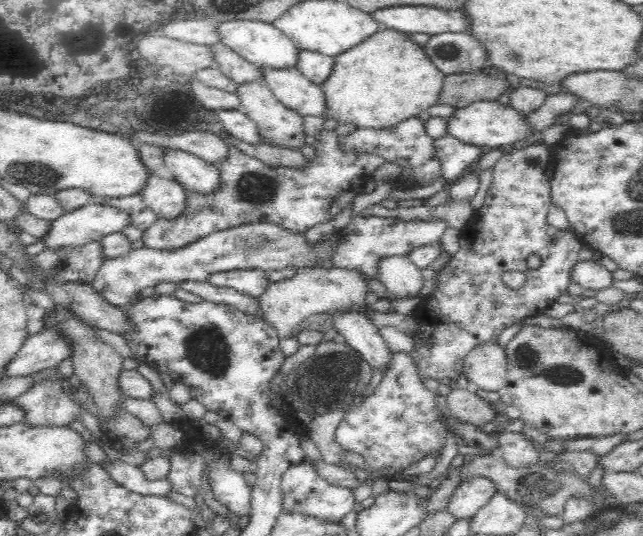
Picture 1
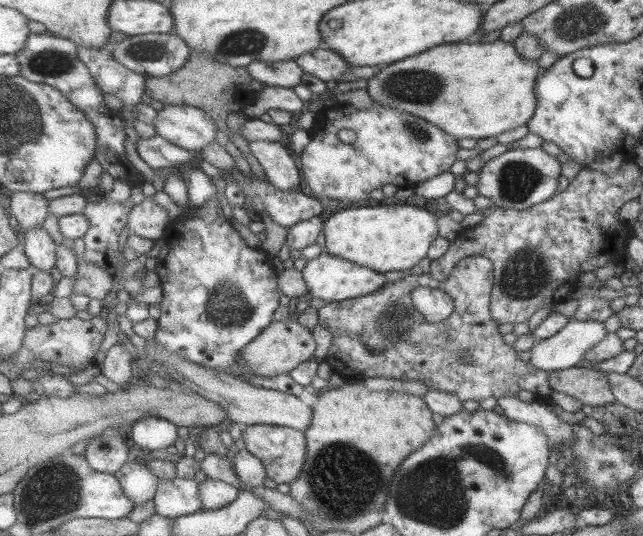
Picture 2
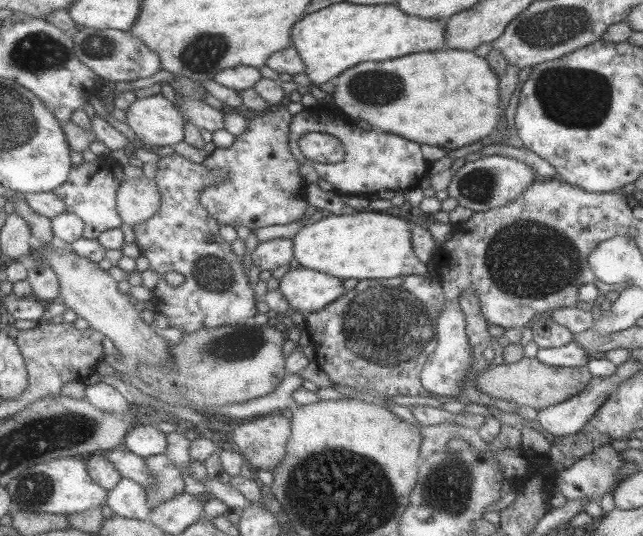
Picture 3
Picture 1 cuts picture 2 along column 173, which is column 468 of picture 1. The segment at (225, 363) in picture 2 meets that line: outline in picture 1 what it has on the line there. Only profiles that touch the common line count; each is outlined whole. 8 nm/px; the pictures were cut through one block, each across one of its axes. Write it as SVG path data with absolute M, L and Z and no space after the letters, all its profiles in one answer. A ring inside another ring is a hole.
M541 142L533 143L520 150L510 151L501 156L493 168L491 185L486 192L484 204L474 211L472 218L460 230L459 251L436 271L437 288L421 300L414 318L419 324L418 332L412 335L415 347L412 359L422 380L426 378L440 381L450 379L453 383L463 374L464 358L477 345L485 341L496 341L505 328L522 318L536 316L549 308L572 282L572 269L580 262L578 252L584 246L572 230L560 230L546 222L546 214L551 202L551 151ZM530 255L538 255L541 265L530 269L526 260ZM508 270L519 270L525 274L525 284L512 289L502 283L502 274Z

